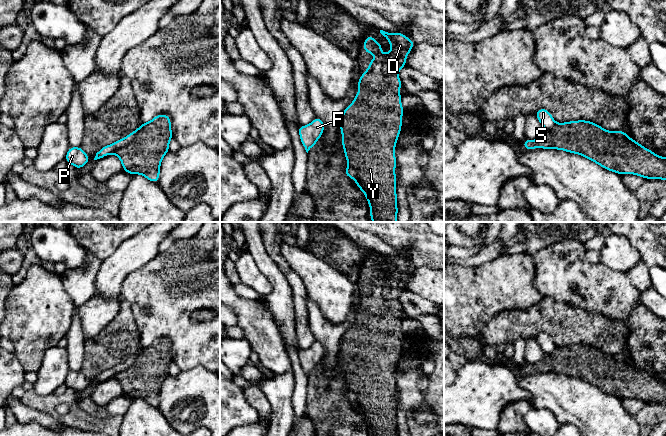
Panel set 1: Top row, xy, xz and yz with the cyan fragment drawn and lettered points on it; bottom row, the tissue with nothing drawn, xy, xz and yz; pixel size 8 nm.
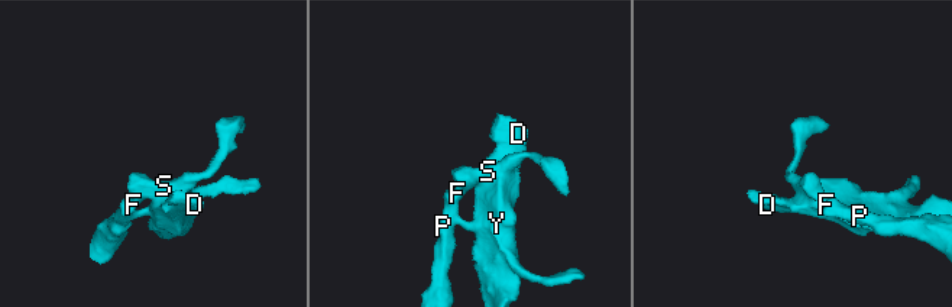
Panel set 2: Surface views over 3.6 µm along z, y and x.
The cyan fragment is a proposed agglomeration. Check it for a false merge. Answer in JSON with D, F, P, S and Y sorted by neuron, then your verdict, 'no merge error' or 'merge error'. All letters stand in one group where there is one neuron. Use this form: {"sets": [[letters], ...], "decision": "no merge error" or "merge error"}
{"sets": [["D", "Y"], ["F", "P", "S"]], "decision": "merge error"}

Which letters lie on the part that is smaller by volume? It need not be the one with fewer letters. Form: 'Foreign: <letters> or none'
Foreign: D, Y

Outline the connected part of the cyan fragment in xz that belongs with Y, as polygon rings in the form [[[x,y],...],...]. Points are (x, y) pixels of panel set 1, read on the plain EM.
[[[380,254],[380,257],[390,266],[391,275],[383,278],[382,269],[372,259],[366,261],[363,266],[364,276],[375,277],[376,281],[370,284],[368,293],[356,304],[359,314],[354,325],[344,333],[339,352],[347,387],[357,395],[355,406],[365,418],[370,436],[398,436],[395,370],[405,336],[401,328],[402,319],[399,317],[403,307],[398,302],[398,297],[406,290],[406,282],[413,273],[414,266],[402,256],[393,258]]]

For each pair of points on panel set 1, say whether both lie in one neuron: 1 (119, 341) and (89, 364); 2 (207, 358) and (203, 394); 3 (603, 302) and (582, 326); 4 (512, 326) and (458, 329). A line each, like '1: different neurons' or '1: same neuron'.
1: same neuron
2: different neurons
3: different neurons
4: different neurons

